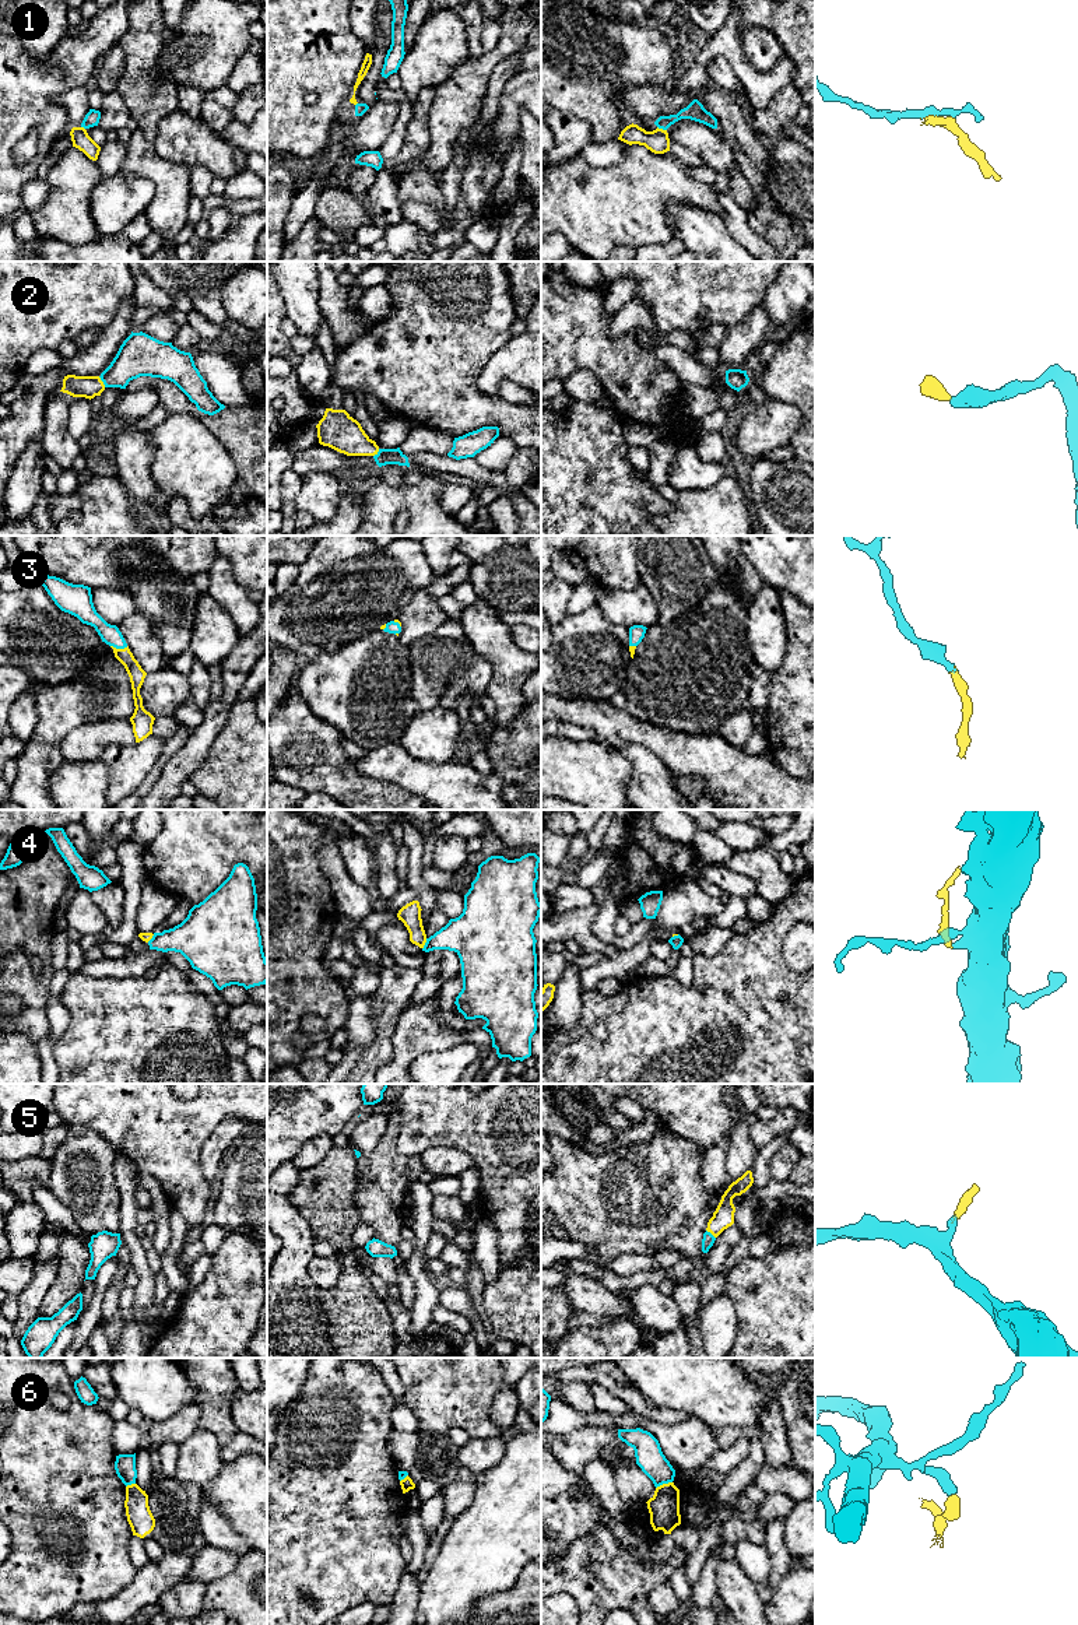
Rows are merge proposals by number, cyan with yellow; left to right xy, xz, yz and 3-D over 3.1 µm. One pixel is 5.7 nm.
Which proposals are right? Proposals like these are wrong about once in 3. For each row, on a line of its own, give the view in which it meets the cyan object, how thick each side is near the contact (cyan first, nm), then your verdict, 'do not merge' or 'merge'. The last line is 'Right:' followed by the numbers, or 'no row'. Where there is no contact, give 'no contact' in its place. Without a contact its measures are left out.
1: meets cyan in yz; 110 nm thick on the cyan side, 140 nm on the other; do not merge
2: meets cyan in xy; 220 nm thick on the cyan side, 130 nm on the other; merge
3: meets cyan in xy; 110 nm thick on the cyan side, 90 nm on the other; merge
4: meets cyan in xz; 240 nm thick on the cyan side, 120 nm on the other; do not merge
5: meets cyan in yz; 70 nm thick on the cyan side, 120 nm on the other; merge
6: meets cyan in yz; 160 nm thick on the cyan side, 180 nm on the other; do not merge
Right: 2, 3, 5

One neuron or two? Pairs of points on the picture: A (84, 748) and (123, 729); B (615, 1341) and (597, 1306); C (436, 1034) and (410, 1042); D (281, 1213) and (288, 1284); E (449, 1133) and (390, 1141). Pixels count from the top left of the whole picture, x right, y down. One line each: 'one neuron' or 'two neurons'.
A: one neuron
B: two neurons
C: one neuron
D: one neuron
E: two neurons

